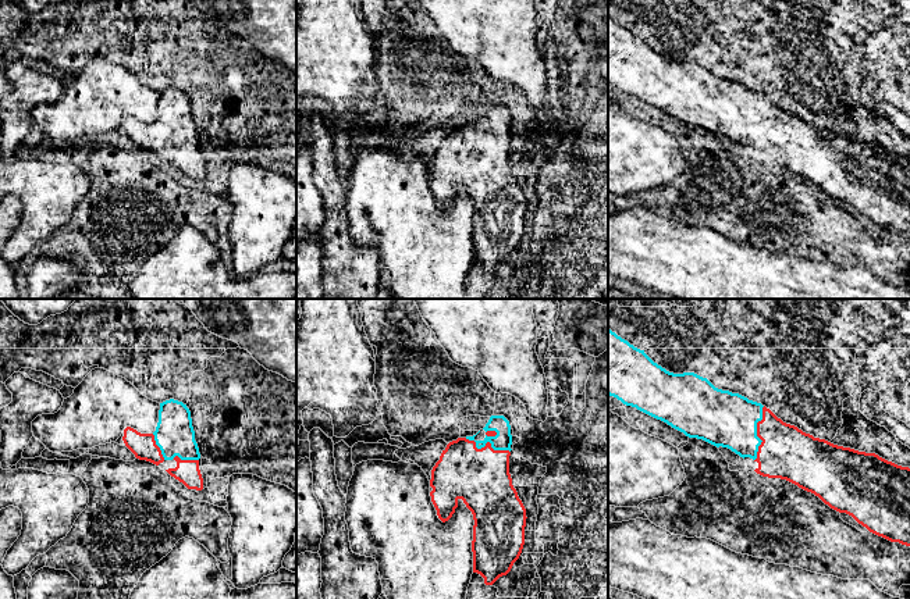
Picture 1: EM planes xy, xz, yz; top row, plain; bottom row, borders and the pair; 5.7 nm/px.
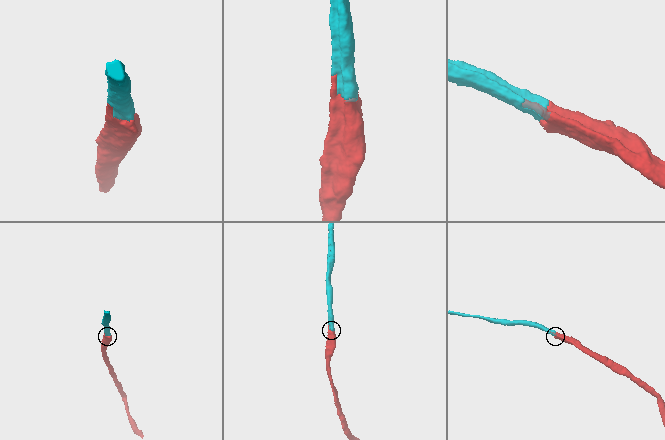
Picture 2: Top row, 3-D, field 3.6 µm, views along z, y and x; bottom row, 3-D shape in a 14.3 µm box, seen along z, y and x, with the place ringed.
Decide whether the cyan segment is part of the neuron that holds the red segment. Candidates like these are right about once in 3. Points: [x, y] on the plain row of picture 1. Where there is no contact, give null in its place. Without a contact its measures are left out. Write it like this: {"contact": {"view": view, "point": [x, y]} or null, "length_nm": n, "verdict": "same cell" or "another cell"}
{"contact": {"view": "yz", "point": [757, 122]}, "length_nm": 320, "verdict": "same cell"}

